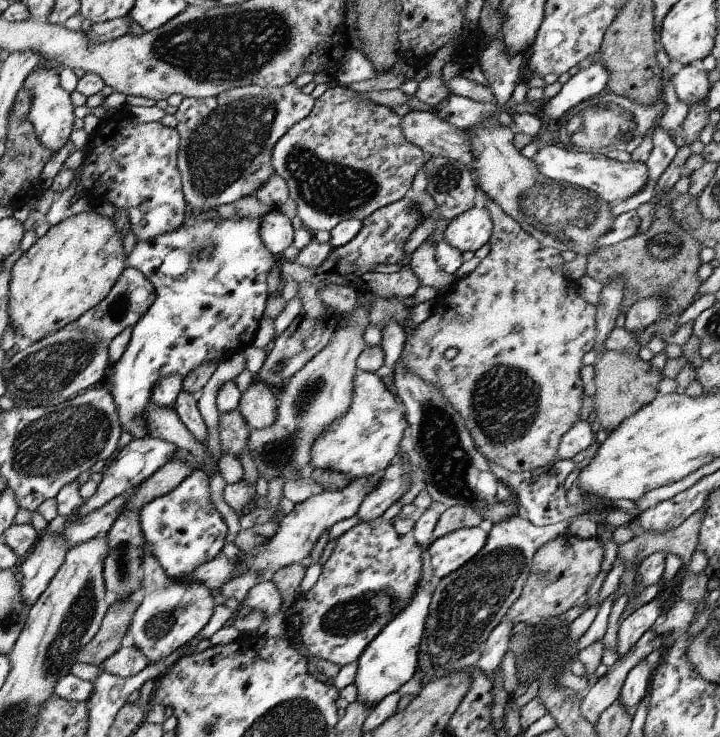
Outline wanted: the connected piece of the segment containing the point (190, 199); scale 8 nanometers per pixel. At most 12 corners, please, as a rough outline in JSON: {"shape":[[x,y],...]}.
{"shape":[[294,82],[176,110],[190,208],[254,196],[314,108]]}

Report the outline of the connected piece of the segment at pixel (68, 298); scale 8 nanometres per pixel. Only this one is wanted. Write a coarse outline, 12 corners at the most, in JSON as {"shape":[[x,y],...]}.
{"shape":[[95,206],[12,268],[8,314],[41,341],[100,305],[124,239]]}

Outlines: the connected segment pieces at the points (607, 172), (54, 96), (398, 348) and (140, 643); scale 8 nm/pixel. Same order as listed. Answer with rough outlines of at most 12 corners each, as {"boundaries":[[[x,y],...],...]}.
{"boundaries":[[[543,144],[546,178],[596,192],[610,204],[648,184],[644,162]],[[41,61],[26,78],[30,120],[48,150],[66,146],[74,126],[60,71]],[[398,322],[381,330],[382,380],[393,392],[392,372],[401,360],[406,334]],[[144,544],[140,606],[122,642],[148,664],[191,645],[214,613]]]}

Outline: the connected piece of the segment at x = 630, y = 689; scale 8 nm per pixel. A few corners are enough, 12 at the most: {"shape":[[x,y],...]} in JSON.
{"shape":[[644,658],[628,672],[619,698],[632,714],[648,693],[653,666]]}

